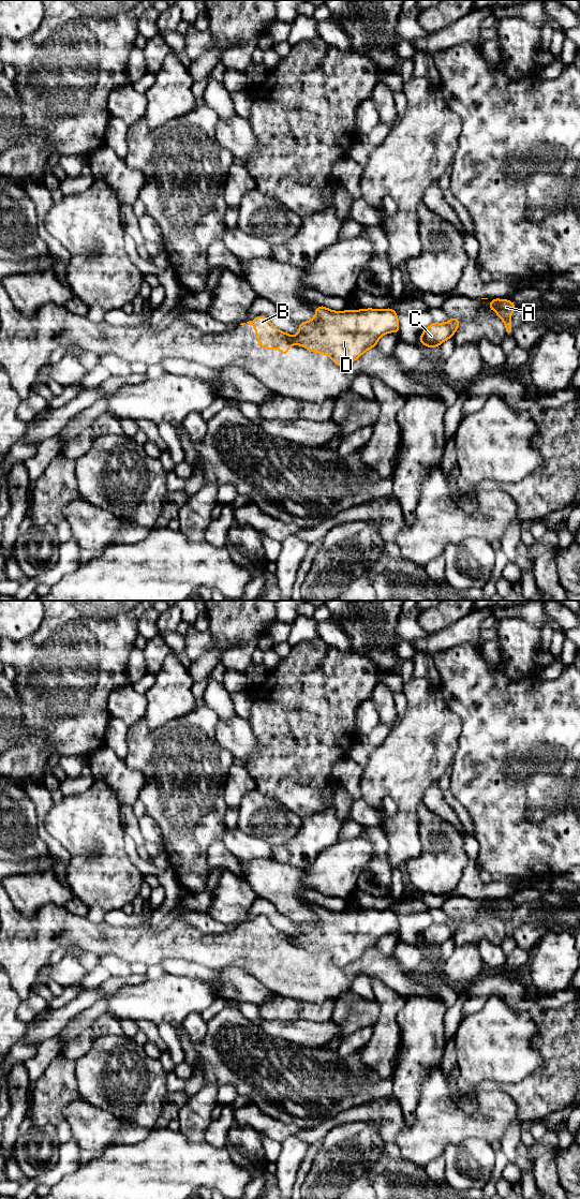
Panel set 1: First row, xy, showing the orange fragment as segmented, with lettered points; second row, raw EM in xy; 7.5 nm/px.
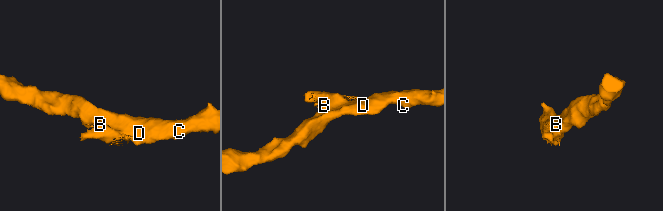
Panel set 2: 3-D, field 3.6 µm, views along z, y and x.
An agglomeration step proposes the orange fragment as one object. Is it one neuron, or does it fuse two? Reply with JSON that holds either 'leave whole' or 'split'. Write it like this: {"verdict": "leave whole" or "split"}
{"verdict": "split"}

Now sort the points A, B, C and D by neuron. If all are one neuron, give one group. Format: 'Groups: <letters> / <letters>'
Groups: A C D / B

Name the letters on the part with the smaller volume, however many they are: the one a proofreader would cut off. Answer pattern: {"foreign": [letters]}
{"foreign": ["B"]}

